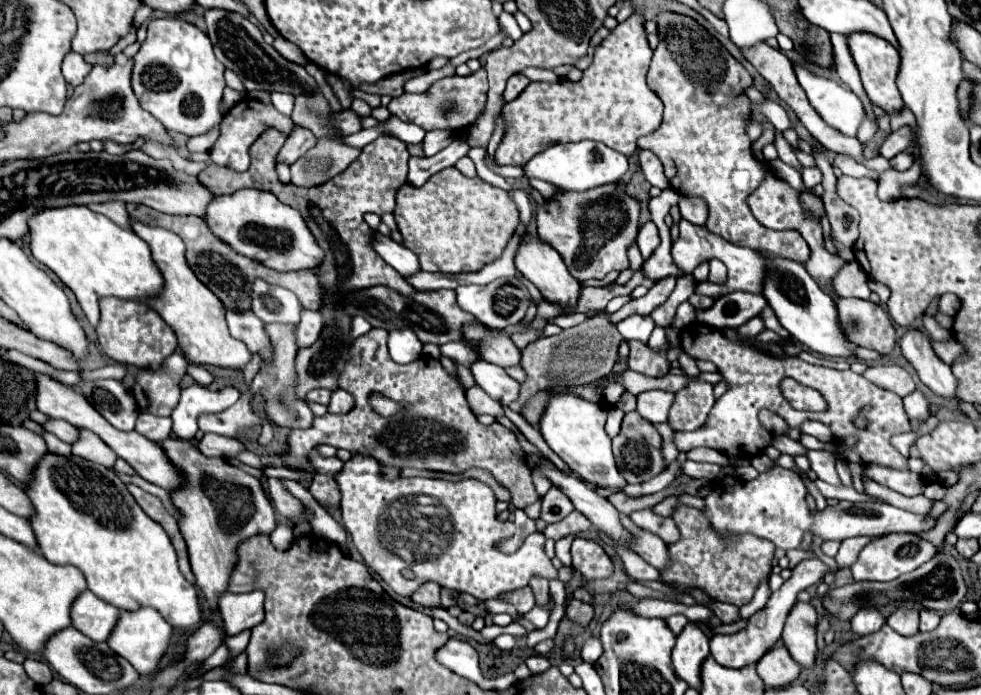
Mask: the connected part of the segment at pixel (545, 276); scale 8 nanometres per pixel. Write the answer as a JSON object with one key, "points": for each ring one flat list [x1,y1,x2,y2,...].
{"points":[[526,233,520,237,520,245,518,245,518,251,514,255,514,265,528,281,532,281,538,287,538,291,542,293,542,297,546,301,560,303,560,305,564,305,564,309,568,313,574,313,572,309,576,307,576,301,578,301,580,283,572,281,572,275,568,273,562,257,556,253,556,249,552,249,550,245,544,245,540,241,540,237,532,237]]}

